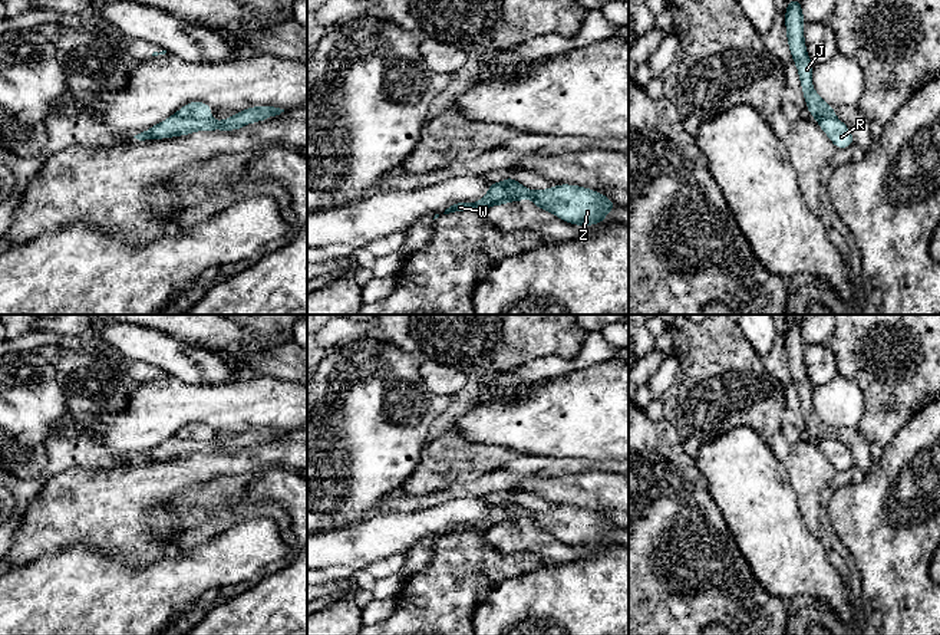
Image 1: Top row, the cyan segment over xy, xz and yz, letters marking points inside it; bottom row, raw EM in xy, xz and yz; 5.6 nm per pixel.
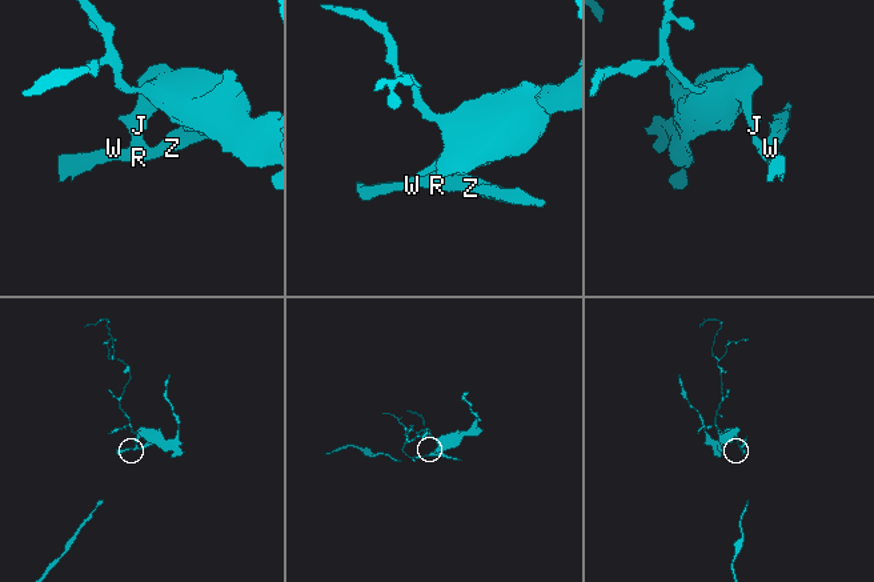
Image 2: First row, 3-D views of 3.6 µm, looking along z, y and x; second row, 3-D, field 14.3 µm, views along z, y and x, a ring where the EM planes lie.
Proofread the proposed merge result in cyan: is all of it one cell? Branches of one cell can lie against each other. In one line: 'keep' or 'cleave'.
cleave

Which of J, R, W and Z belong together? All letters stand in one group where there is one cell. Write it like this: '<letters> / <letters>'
J / R W Z

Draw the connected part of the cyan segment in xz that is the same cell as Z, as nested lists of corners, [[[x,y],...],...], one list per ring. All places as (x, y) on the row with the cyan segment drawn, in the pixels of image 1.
[[[557,184],[547,190],[531,190],[537,208],[545,210],[573,226],[594,226],[606,221],[606,214],[617,204],[607,195],[571,184]]]

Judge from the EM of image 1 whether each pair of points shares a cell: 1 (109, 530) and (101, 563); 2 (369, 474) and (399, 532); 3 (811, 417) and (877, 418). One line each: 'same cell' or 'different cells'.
1: different cells
2: different cells
3: different cells

